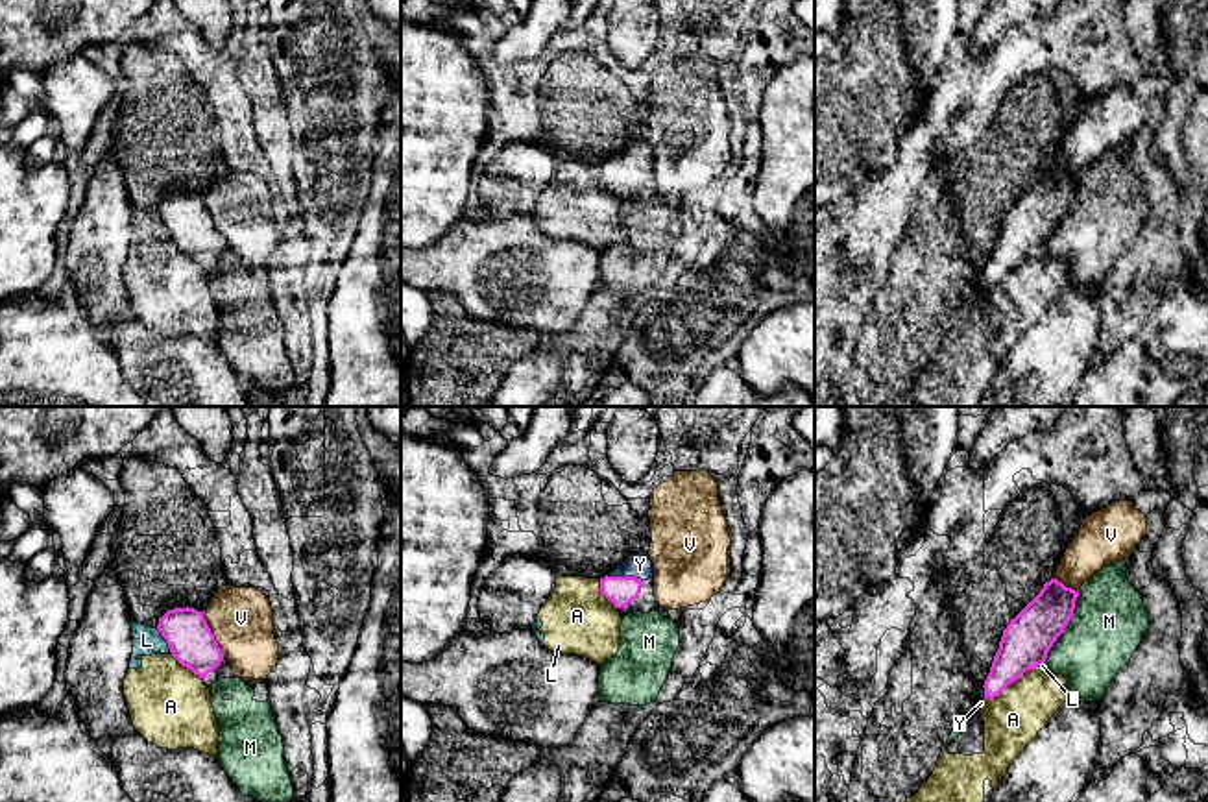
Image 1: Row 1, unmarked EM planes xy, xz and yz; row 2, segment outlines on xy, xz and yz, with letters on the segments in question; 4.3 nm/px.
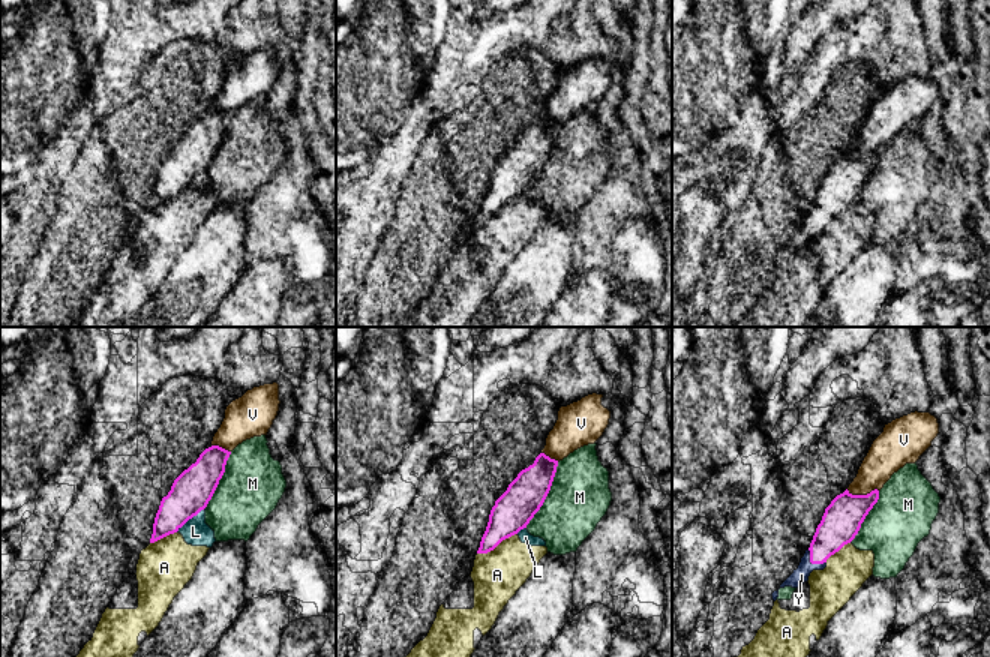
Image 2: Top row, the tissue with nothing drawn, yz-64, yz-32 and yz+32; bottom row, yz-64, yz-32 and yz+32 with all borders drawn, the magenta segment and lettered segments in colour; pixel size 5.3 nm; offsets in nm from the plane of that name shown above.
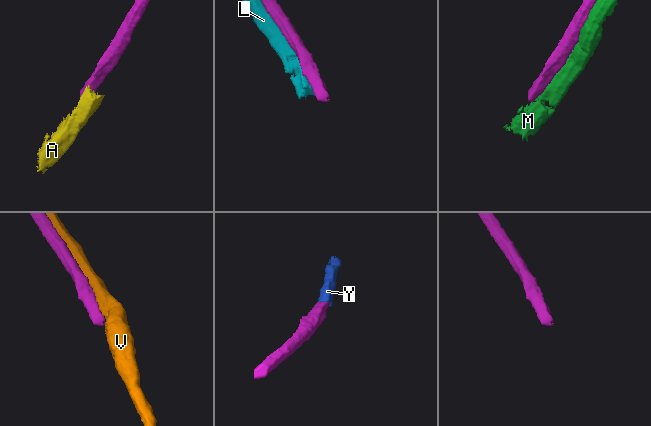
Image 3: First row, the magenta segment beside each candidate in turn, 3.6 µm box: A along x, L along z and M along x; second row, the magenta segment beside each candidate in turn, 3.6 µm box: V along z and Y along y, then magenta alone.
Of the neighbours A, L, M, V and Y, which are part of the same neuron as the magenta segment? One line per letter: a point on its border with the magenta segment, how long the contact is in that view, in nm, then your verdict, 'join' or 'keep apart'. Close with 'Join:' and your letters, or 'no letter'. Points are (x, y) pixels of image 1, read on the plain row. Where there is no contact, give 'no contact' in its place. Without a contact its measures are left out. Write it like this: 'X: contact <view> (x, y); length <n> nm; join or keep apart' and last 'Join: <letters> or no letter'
A: contact yz (1011, 268); length 280 nm; keep apart
L: contact xy (165, 224); length 120 nm; keep apart
M: contact yz (1066, 211); length 340 nm; keep apart
V: contact xy (213, 220); length 220 nm; keep apart
Y: contact xz (625, 163); length 170 nm; join
Join: Y

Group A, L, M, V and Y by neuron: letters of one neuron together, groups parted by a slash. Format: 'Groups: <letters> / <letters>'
Groups: A L / M / V / Y

